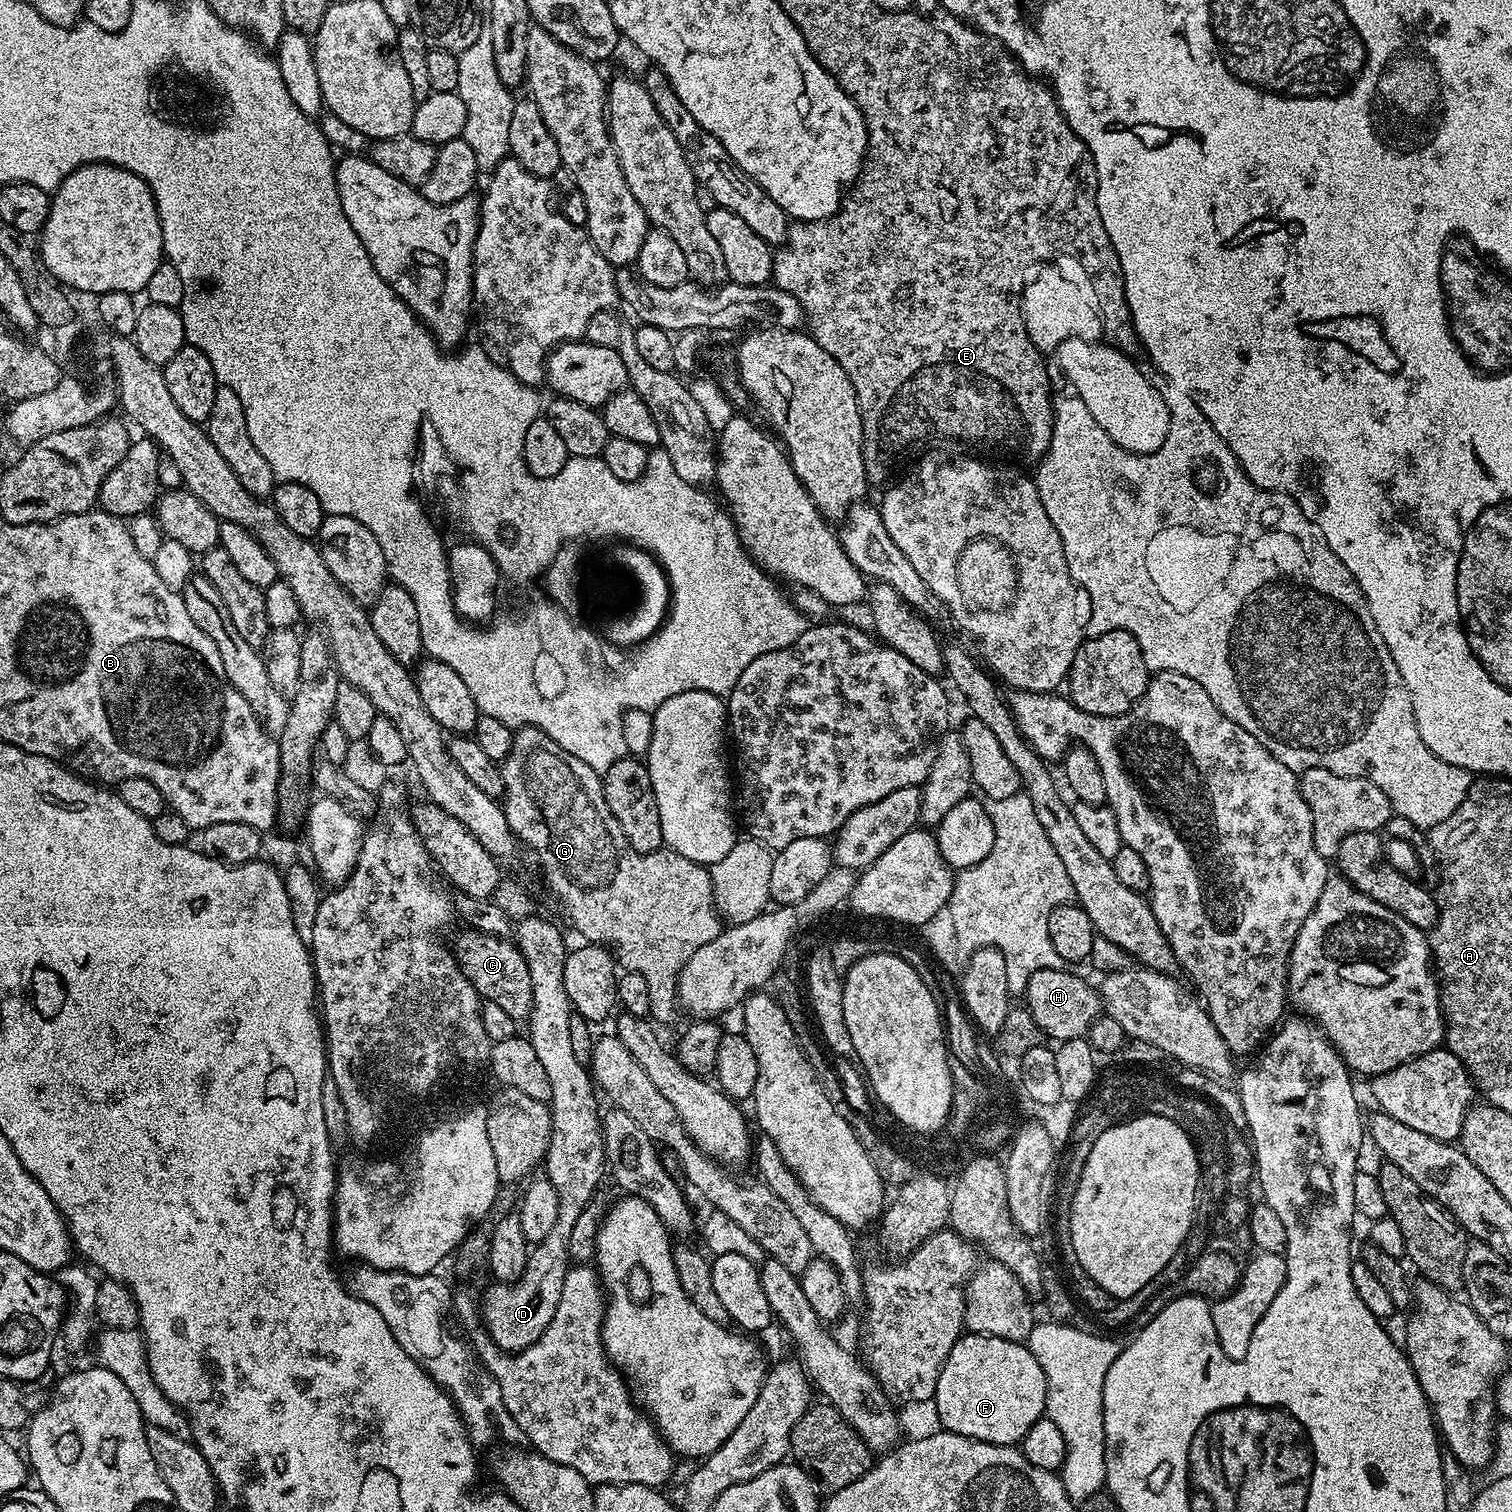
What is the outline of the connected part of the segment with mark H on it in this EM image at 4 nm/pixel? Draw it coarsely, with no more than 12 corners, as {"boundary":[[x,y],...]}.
{"boundary":[[1038,970],[1027,1010],[1049,1041],[1087,1037],[1099,991],[1075,971]]}

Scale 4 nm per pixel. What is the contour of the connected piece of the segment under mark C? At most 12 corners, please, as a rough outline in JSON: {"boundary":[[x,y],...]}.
{"boundary":[[473,930],[454,943],[476,993],[517,1022],[532,1009],[530,970],[511,939]]}

